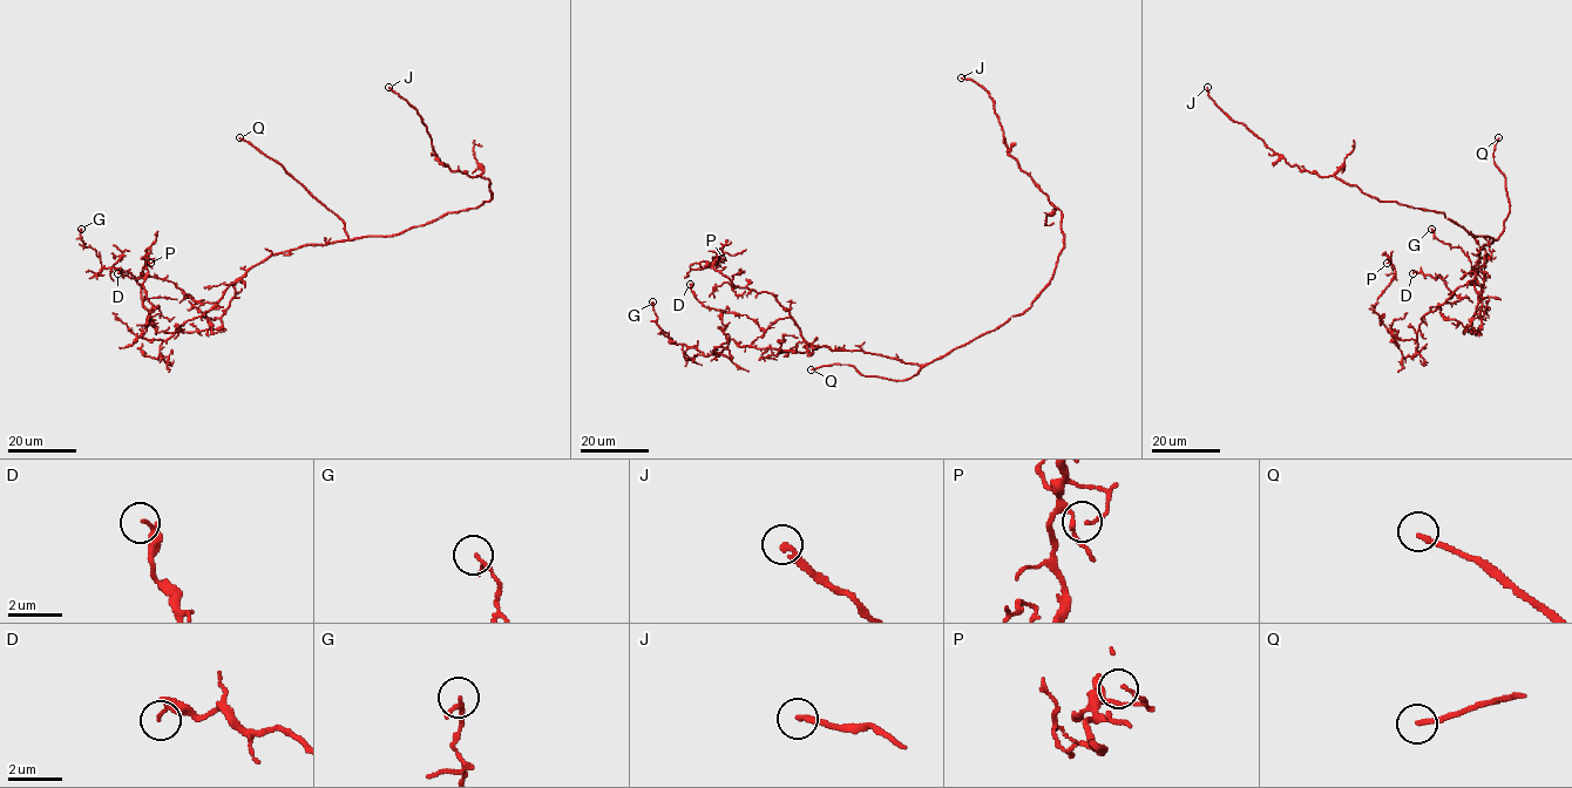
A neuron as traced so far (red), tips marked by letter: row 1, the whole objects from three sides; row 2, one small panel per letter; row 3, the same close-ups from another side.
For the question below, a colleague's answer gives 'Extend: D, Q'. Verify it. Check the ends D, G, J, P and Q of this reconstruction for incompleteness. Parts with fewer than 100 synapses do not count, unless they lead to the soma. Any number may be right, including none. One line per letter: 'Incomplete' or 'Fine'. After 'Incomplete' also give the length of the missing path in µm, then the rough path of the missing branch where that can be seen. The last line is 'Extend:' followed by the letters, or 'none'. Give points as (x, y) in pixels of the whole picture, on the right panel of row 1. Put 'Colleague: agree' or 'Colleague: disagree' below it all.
D: Fine
G: Fine
J: Incomplete. Missing length about 100 µm. Course of what is missing: (1207, 87), (1224, 67), (1232, 85), (1259, 88), (1259, 119), (1293, 140), (1322, 140), (1327, 121)
P: Fine
Q: Incomplete. Missing length about 25 µm. Course of what is missing: (1498, 137), (1504, 137), (1510, 168)
Extend: J, Q
Colleague: disagree

